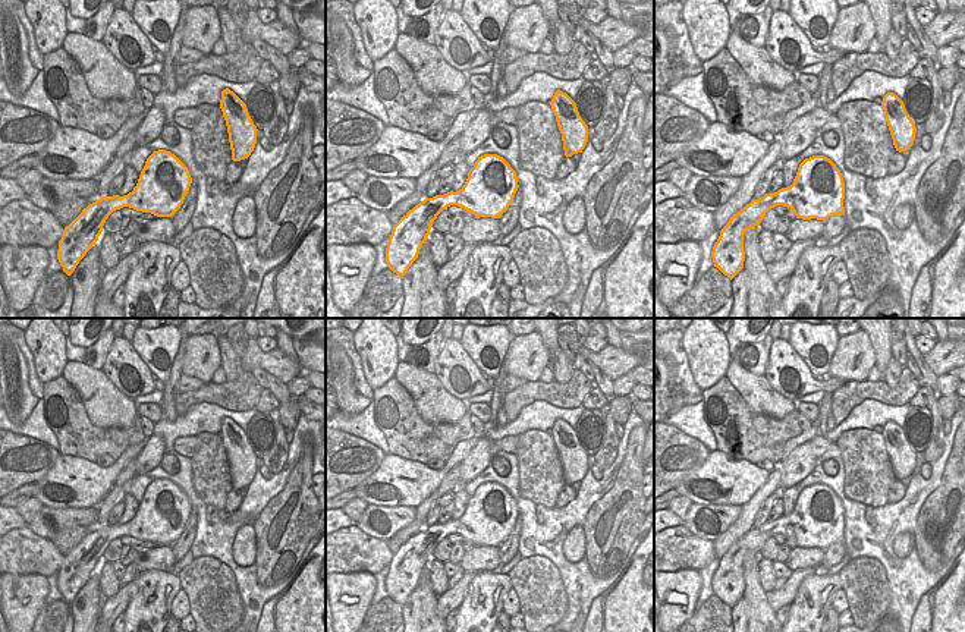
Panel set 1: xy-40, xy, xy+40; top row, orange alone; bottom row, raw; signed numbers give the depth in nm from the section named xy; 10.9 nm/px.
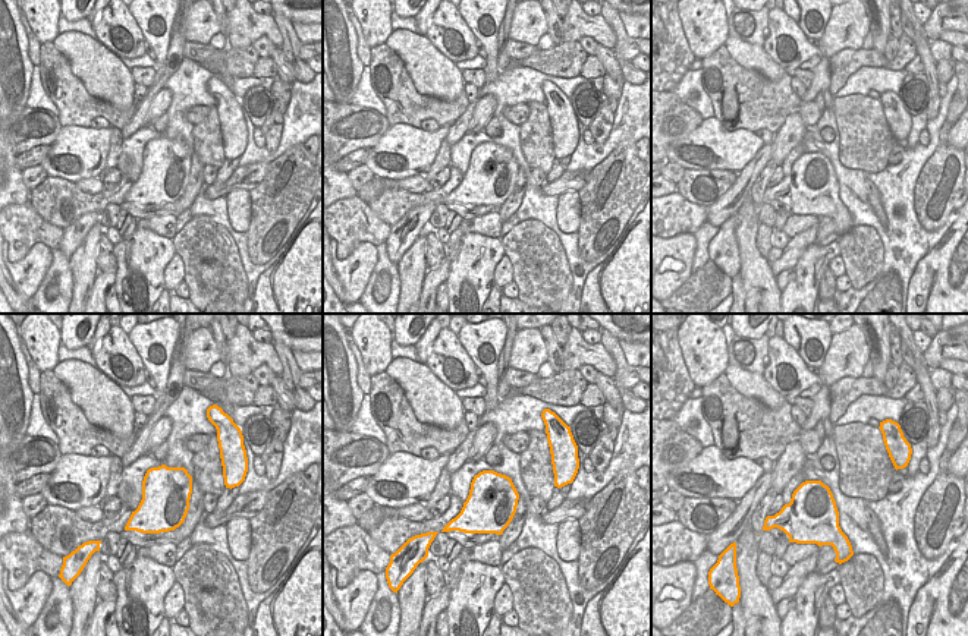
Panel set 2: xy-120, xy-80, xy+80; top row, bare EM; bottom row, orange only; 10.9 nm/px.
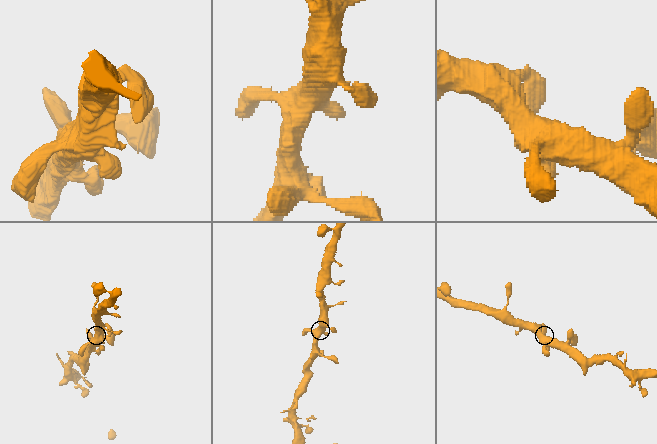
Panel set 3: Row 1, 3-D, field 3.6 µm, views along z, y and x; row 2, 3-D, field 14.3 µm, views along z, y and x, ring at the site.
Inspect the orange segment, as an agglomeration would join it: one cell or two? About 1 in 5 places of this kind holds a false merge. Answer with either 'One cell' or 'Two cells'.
One cell

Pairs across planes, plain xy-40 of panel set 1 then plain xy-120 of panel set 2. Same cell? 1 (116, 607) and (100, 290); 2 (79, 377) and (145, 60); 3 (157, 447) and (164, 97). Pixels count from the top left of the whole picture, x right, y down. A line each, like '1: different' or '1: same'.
1: same
2: different
3: same

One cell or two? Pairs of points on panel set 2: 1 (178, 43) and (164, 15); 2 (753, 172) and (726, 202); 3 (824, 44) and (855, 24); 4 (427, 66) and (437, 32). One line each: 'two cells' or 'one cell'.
1: two cells
2: one cell
3: one cell
4: two cells

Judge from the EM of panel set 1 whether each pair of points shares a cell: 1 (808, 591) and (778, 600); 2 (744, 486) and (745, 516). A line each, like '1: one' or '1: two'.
1: two
2: two

